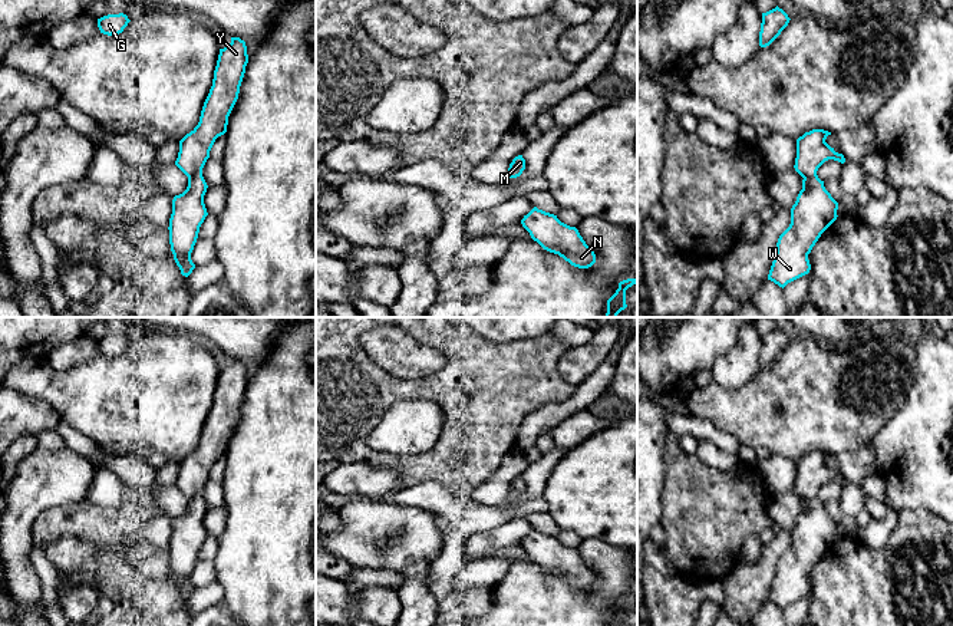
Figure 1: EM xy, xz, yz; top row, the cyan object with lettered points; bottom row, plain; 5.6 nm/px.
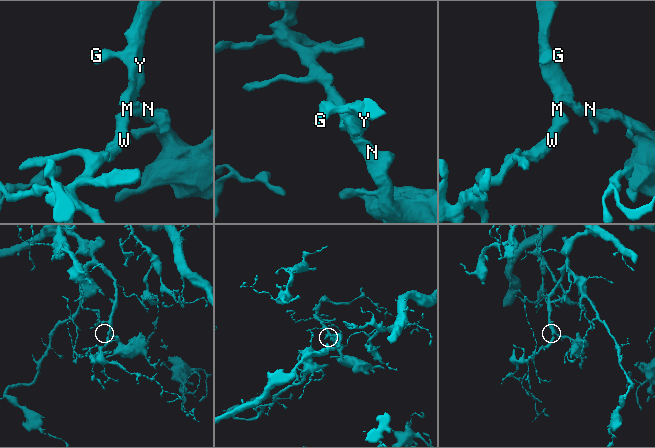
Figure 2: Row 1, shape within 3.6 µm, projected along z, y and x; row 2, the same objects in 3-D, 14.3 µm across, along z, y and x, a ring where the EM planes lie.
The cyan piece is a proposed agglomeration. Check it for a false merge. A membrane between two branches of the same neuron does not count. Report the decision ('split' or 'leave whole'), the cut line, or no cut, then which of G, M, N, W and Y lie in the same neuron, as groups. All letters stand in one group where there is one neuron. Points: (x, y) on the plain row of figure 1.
leave whole; no cut; G M N W Y

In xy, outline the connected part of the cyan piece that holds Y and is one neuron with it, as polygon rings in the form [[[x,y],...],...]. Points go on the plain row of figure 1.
[[[231,359],[231,365],[220,370],[212,408],[204,424],[199,444],[179,462],[175,487],[188,498],[188,508],[172,521],[168,551],[174,581],[185,599],[195,590],[191,574],[199,548],[208,537],[204,525],[208,507],[202,498],[202,490],[215,461],[227,454],[228,438],[238,421],[247,385],[245,363]]]

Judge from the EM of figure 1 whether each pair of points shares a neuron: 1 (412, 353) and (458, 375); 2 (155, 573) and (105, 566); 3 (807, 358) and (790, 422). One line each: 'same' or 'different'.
1: different
2: same
3: same

